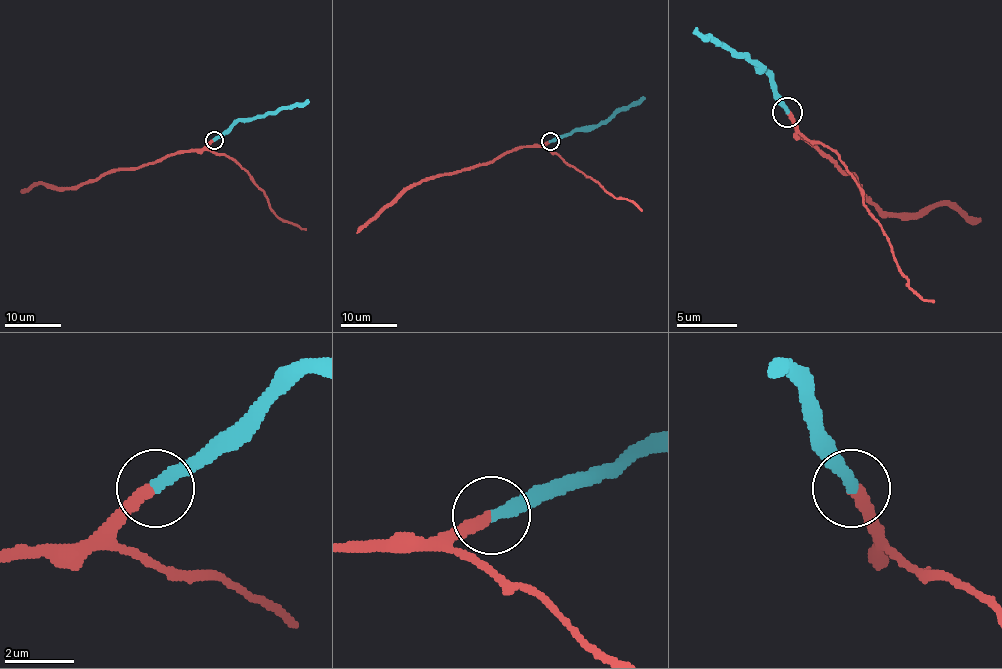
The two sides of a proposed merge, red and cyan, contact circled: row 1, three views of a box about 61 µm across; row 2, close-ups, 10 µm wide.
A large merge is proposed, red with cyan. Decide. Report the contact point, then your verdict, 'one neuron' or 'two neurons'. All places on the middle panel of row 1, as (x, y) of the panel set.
at (550, 141); two neurons

